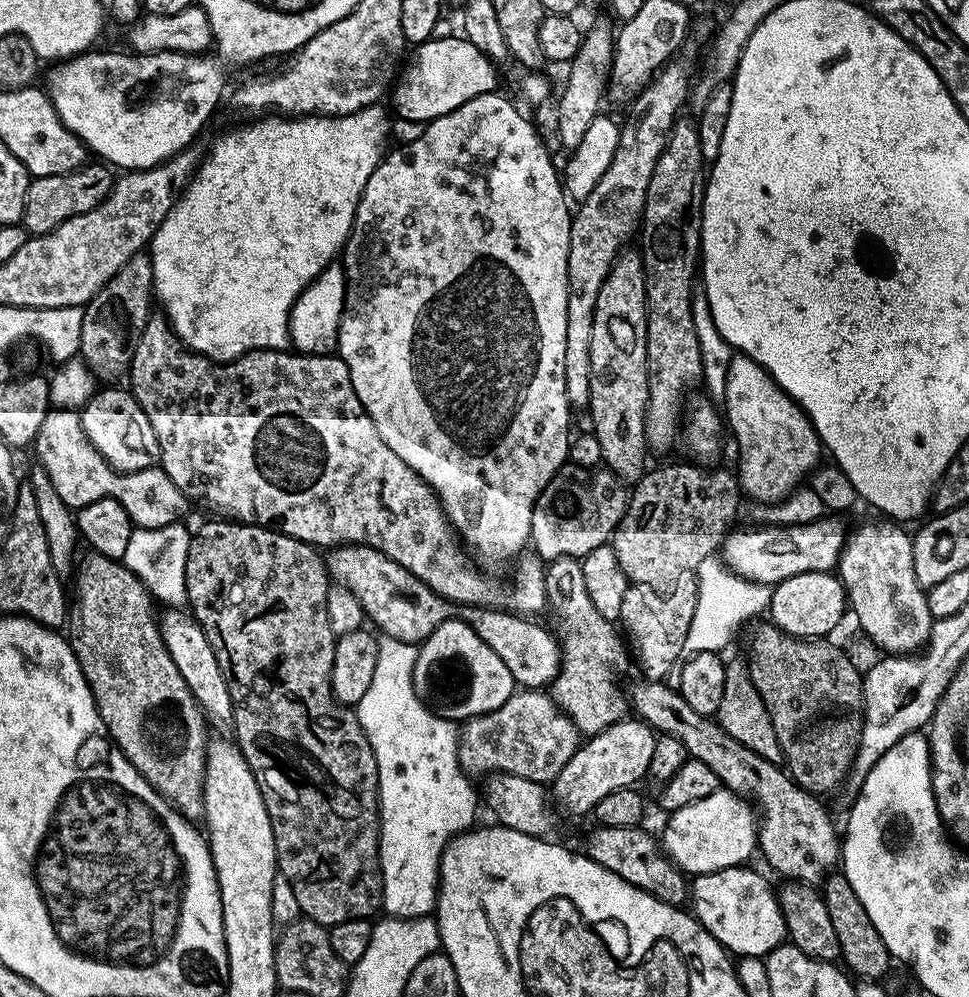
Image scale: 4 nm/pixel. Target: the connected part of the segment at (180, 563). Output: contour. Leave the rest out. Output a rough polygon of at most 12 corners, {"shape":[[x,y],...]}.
{"shape":[[135,527],[122,561],[164,606],[188,604],[192,534]]}

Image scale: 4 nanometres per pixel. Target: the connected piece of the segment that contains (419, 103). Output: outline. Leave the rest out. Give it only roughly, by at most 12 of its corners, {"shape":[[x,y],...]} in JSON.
{"shape":[[463,35],[415,45],[390,92],[427,122],[497,91],[498,68]]}

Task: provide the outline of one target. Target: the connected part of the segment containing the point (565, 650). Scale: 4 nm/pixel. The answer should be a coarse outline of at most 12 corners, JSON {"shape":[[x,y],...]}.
{"shape":[[577,557],[544,569],[560,673],[550,695],[579,733],[629,715],[630,656],[590,602]]}

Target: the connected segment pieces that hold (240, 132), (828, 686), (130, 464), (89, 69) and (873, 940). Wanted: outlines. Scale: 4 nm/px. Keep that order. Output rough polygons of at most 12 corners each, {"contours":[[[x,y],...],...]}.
{"contours":[[[379,103],[222,133],[150,241],[185,348],[289,347]],[[752,628],[746,655],[783,767],[847,780],[861,669],[831,639]],[[97,391],[80,412],[86,438],[117,472],[160,459],[131,391]],[[89,50],[46,91],[89,153],[152,168],[193,143],[224,72]],[[843,874],[823,881],[843,967],[883,981],[894,957]]]}

